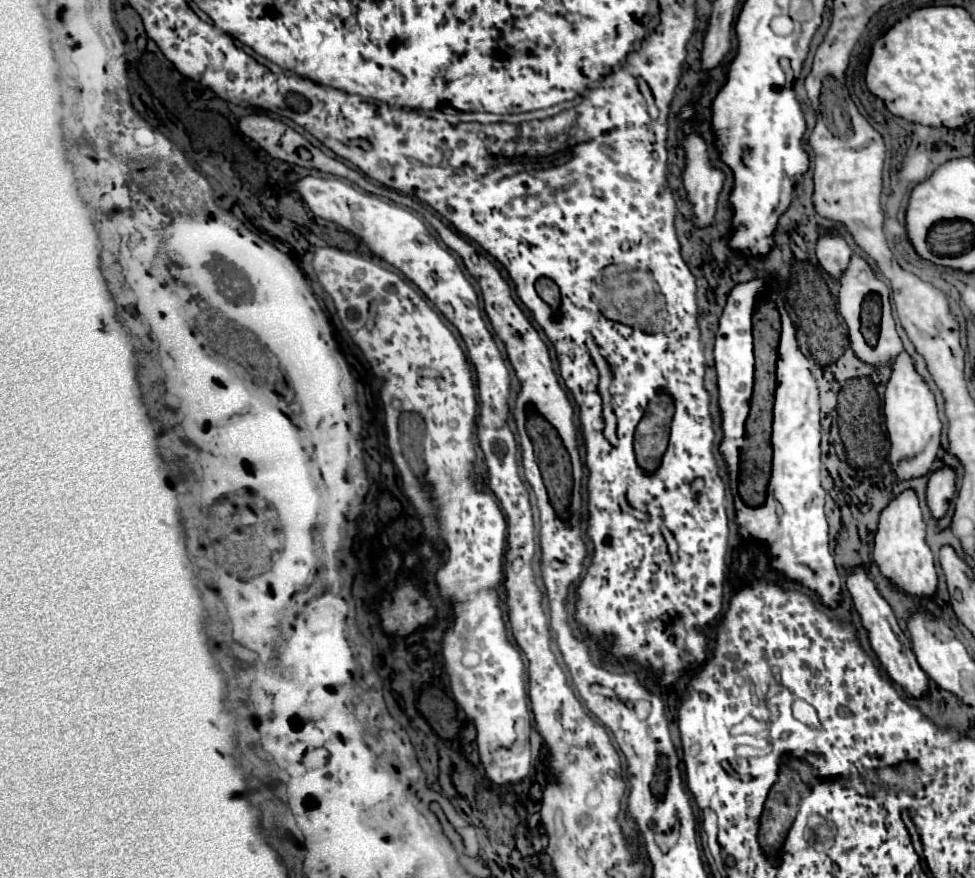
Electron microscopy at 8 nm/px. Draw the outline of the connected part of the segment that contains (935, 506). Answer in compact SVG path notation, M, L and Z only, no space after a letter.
M941 466L939 470L931 472L927 486L927 504L935 518L941 518L947 512L949 502L955 496L955 490L957 490L957 470L953 466Z

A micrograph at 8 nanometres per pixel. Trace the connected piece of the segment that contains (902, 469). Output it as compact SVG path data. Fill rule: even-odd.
M905 350L891 360L891 378L887 382L883 410L885 410L887 434L891 442L889 460L895 474L901 480L929 474L939 450L941 420L935 404L935 394L931 392L923 376L915 370L915 362Z

